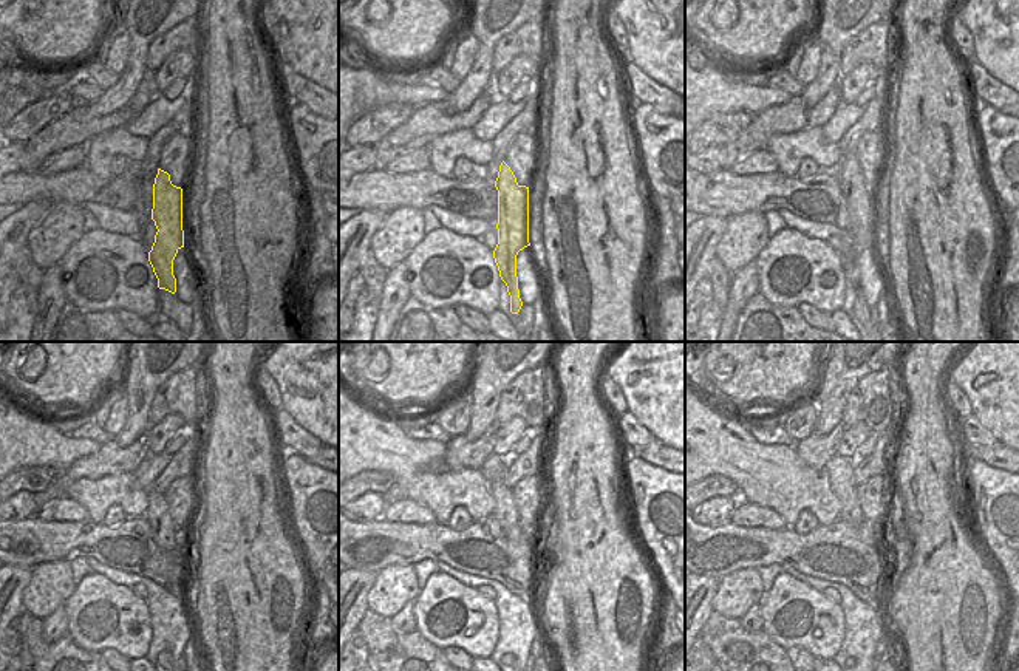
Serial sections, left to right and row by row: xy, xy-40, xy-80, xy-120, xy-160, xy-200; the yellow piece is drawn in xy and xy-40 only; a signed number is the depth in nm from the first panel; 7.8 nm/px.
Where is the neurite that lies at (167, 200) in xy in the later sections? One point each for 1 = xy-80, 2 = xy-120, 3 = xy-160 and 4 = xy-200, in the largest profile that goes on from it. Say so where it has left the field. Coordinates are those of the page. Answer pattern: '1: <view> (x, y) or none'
1: xy-80 (858, 197)
2: xy-120 (158, 517)
3: xy-160 (494, 469)
4: xy-200 (840, 470)

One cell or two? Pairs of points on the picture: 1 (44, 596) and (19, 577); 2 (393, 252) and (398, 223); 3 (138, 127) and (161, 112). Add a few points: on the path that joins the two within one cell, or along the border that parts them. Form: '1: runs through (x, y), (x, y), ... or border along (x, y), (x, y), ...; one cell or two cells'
1: border along (31, 571), (31, 579), (22, 596), (22, 611); two cells
2: runs through (393, 245), (398, 231); one cell
3: runs through (144, 124), (155, 115); one cell

